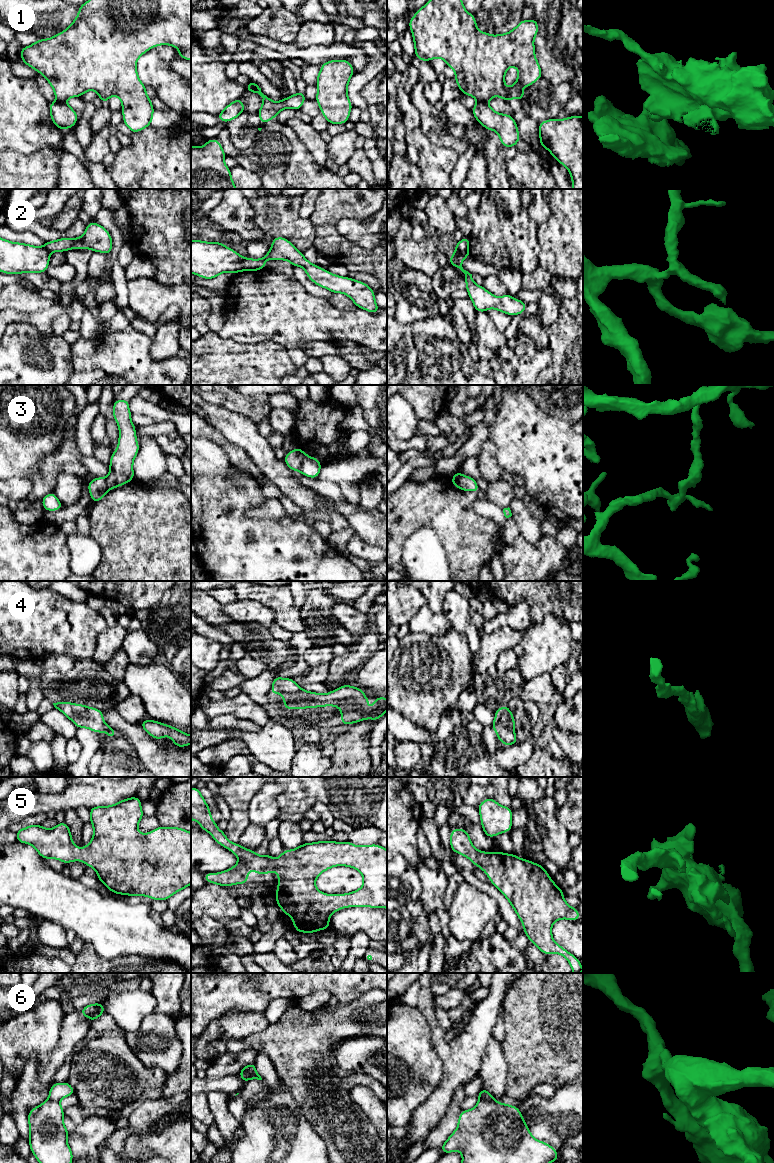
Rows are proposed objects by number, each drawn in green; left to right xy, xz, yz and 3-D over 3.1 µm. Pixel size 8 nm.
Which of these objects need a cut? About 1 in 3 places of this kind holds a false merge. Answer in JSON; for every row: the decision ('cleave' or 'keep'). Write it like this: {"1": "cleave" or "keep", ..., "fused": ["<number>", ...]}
{"1": "cleave", "2": "cleave", "3": "cleave", "4": "keep", "5": "keep", "6": "cleave", "fused": ["1", "2", "3", "6"]}

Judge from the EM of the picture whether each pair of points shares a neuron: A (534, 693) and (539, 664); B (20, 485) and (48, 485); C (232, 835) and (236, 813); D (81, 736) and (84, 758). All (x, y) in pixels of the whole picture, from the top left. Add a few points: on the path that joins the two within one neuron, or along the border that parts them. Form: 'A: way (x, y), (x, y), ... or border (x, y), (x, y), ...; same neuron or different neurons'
A: border (548, 673), (537, 675), (526, 682); different neurons
B: border (31, 480), (31, 491), (25, 499); different neurons
C: way (234, 830), (236, 818); same neuron
D: way (85, 741), (85, 753); same neuron

